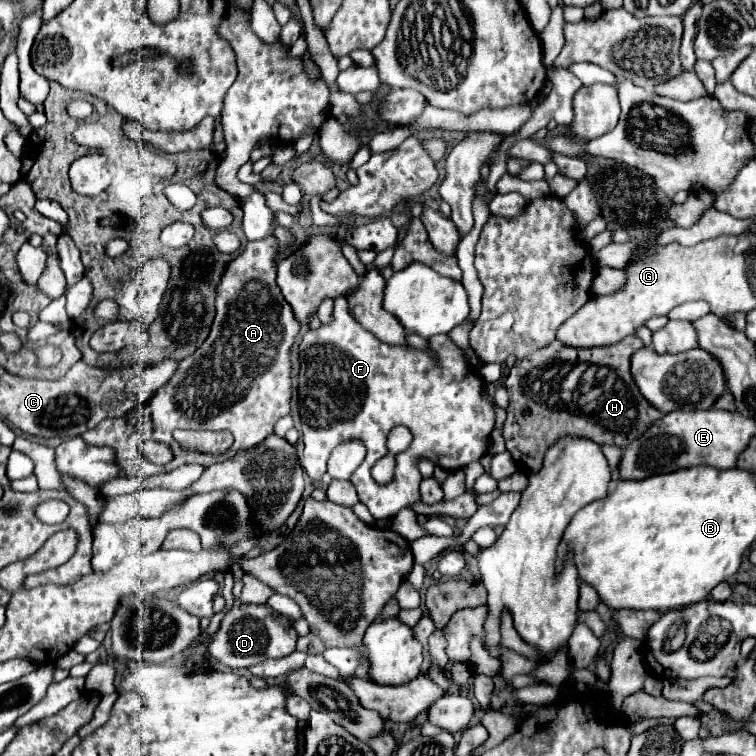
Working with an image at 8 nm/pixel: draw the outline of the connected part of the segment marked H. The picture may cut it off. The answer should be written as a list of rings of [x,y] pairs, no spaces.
[[[627,336],[623,338],[621,342],[613,344],[613,346],[599,346],[599,348],[571,348],[571,346],[563,346],[563,342],[559,340],[553,340],[551,344],[539,348],[539,352],[533,352],[531,356],[523,358],[523,360],[517,360],[505,380],[505,388],[511,396],[509,400],[509,406],[507,406],[507,420],[505,420],[505,428],[503,428],[503,438],[507,442],[507,450],[511,452],[513,460],[517,462],[517,466],[521,466],[523,470],[529,470],[529,472],[537,472],[541,468],[541,462],[543,462],[543,454],[545,450],[559,438],[559,436],[585,436],[597,444],[617,444],[619,448],[627,446],[631,440],[639,438],[657,418],[661,418],[663,414],[655,408],[651,408],[651,404],[647,400],[643,400],[643,396],[639,394],[639,390],[635,388],[635,382],[633,382],[633,392],[631,392],[631,372],[629,372],[629,358],[635,350],[643,348],[643,342],[637,338],[637,336]]]

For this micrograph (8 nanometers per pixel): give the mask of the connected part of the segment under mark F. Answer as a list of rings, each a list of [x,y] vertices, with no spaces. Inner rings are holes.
[[[337,298],[337,300],[335,300],[333,314],[331,314],[331,322],[323,324],[323,326],[317,328],[317,330],[307,330],[307,332],[303,334],[301,344],[299,344],[299,416],[301,416],[301,430],[303,430],[303,432],[301,432],[301,434],[303,434],[301,438],[303,438],[303,444],[305,444],[305,448],[303,448],[303,452],[301,452],[301,458],[299,458],[301,468],[305,468],[305,472],[309,474],[309,478],[317,482],[317,480],[321,480],[321,476],[325,474],[327,458],[329,458],[331,450],[333,450],[339,442],[349,440],[349,438],[359,438],[359,440],[363,440],[365,446],[367,446],[367,456],[365,456],[365,460],[361,462],[361,466],[353,472],[353,486],[355,486],[355,490],[357,490],[357,494],[359,494],[359,500],[369,508],[369,512],[371,512],[377,520],[393,518],[401,508],[420,501],[420,494],[413,493],[413,487],[418,488],[421,482],[421,474],[419,474],[419,468],[417,468],[417,464],[419,464],[421,458],[431,460],[435,466],[439,466],[439,468],[443,468],[443,470],[459,470],[459,468],[465,468],[465,466],[471,464],[471,462],[477,462],[477,460],[479,460],[483,454],[487,454],[487,450],[489,450],[489,436],[491,436],[493,424],[495,424],[495,410],[493,410],[491,402],[489,402],[487,396],[485,396],[485,386],[483,386],[485,382],[483,382],[483,378],[479,376],[479,372],[475,372],[475,370],[463,360],[463,350],[461,350],[459,346],[455,346],[455,344],[449,340],[449,336],[433,336],[433,338],[429,338],[427,344],[429,344],[429,346],[427,346],[425,350],[417,350],[417,348],[403,346],[403,344],[391,346],[391,344],[379,342],[371,332],[367,332],[367,330],[349,314],[349,310],[347,310],[347,300],[343,300],[343,298]],[[399,424],[403,424],[403,426],[407,426],[407,428],[411,430],[413,442],[409,444],[407,450],[403,450],[403,452],[399,452],[399,454],[395,456],[395,476],[393,476],[391,482],[387,482],[387,484],[381,486],[381,484],[377,484],[377,482],[373,480],[371,468],[375,466],[375,462],[377,462],[379,458],[387,456],[387,452],[389,452],[389,450],[387,450],[387,434],[389,434],[391,428],[395,428],[395,426],[399,426]]]

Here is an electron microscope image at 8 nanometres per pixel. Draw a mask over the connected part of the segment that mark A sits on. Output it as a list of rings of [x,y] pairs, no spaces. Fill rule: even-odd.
[[[269,236],[263,240],[249,242],[245,250],[227,264],[221,282],[217,286],[217,300],[215,300],[215,320],[209,332],[209,338],[201,344],[199,350],[195,350],[191,356],[183,358],[179,362],[179,370],[173,374],[173,378],[155,392],[155,396],[141,408],[137,408],[137,424],[133,416],[115,418],[115,420],[103,420],[97,424],[93,430],[83,434],[83,440],[89,444],[97,446],[109,446],[117,454],[117,464],[123,468],[127,476],[139,476],[139,478],[149,478],[159,472],[169,472],[181,464],[201,464],[201,466],[211,466],[215,462],[223,462],[231,456],[235,456],[239,450],[253,448],[261,440],[265,440],[269,434],[273,434],[273,424],[289,414],[289,400],[291,400],[291,378],[289,378],[289,348],[295,342],[295,336],[299,332],[299,322],[295,320],[295,314],[289,310],[289,304],[283,300],[283,294],[279,292],[279,286],[275,282],[277,278],[277,238]],[[253,284],[257,290],[247,292],[245,286]],[[175,428],[191,428],[191,430],[231,430],[235,436],[235,444],[225,452],[219,454],[219,458],[207,458],[205,454],[177,454],[175,450],[175,438],[173,430]],[[145,440],[159,440],[165,442],[173,448],[175,458],[167,466],[155,466],[151,464],[139,450],[141,442]]]

